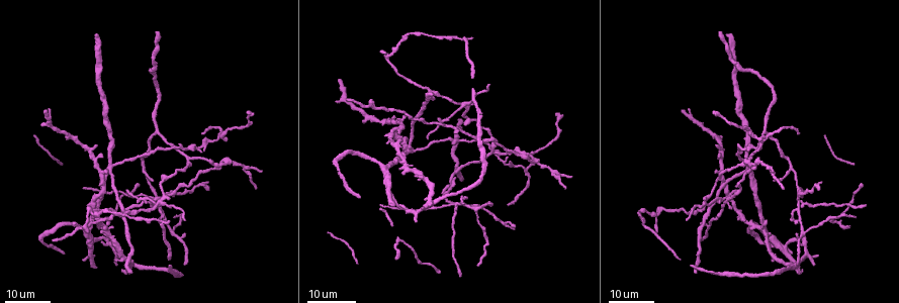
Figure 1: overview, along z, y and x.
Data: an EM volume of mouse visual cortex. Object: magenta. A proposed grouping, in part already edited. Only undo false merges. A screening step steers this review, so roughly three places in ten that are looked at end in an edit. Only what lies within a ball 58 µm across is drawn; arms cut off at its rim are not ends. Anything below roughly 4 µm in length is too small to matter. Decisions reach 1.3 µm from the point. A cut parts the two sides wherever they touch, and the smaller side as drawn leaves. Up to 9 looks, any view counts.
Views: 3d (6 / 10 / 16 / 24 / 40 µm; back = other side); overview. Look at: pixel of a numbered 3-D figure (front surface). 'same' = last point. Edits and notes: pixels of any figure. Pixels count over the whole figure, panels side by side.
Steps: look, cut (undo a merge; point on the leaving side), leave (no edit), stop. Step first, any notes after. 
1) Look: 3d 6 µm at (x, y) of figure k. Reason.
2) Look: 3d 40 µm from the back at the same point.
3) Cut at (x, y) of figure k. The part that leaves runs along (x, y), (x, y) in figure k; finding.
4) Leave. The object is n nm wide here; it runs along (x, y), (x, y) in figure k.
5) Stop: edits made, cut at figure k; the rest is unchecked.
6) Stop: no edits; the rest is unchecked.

Look: 3d 16 µm at (145, 168) of figure 1. Side arm on a straight run.

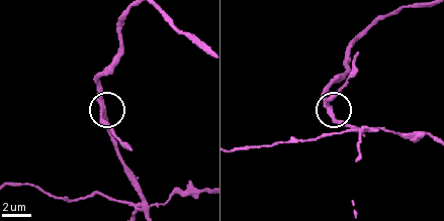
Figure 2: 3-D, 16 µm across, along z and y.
Look: 3d 6 µm at (101, 110) of figure 2. Closer look.

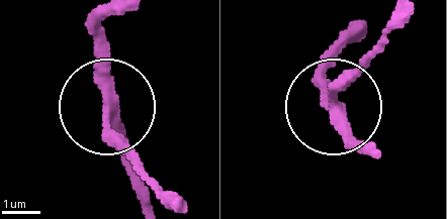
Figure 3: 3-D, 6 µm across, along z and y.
Leave. The object is 270 nm wide here; it runs along (106, 16), (106, 132), (154, 197) in figure 3; continuous, no second cell.

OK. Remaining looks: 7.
Look: 3d 24 µm at (457, 201) of figure 1. Looks like a crossing.

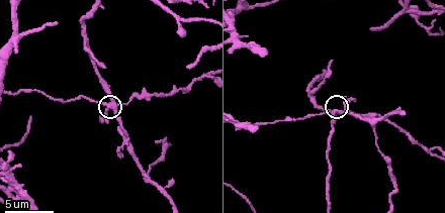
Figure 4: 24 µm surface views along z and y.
Look: 3d 6 µm at (111, 107) of figure 4. Closer look.

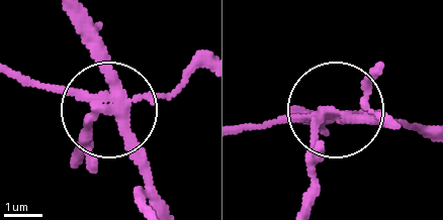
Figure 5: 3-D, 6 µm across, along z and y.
Cut at (58, 91) of figure 5. 5 arms meet here; the part that leaves runs along (114, 103), (21, 80) in figure 5; a second cell is stuck on.

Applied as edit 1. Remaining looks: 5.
Look: 3d 24 µm at (784, 244) of figure 1.

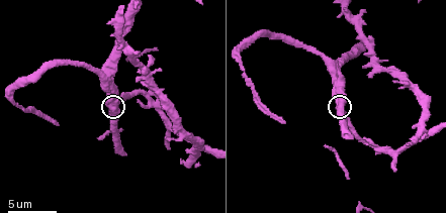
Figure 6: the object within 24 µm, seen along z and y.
Look: 3d 10 µm at the same point.

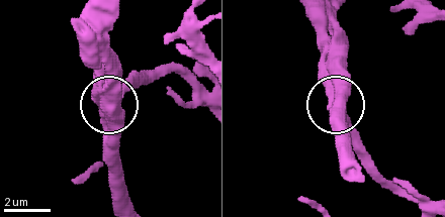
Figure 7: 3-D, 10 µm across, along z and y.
Leave. One cell here.

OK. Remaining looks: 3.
Look: 3d 10 µm at (372, 127) of figure 4. Three-way junction.

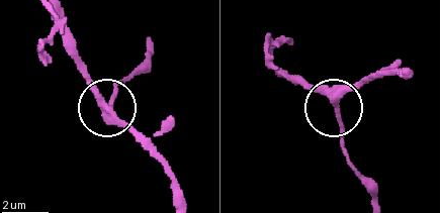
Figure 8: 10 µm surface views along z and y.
Leave. Continuous, no second cell.

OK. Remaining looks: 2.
Look: 3d 16 µm at (188, 149) of figure 1. Arms part here.

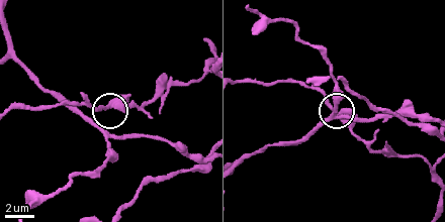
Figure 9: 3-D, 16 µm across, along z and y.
Look: 3d 10 µm at (107, 107) of figure 9.

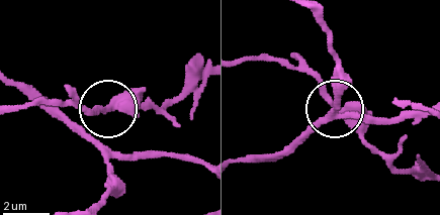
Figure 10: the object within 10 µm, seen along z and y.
Leave. The object is 300 nm wide here; it runs along (243, 61), (283, 61), (306, 73), (374, 151) in figure 10; all the same cell.

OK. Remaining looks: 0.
Stop: edits made, cut at figure 5; the rest is unchecked.

